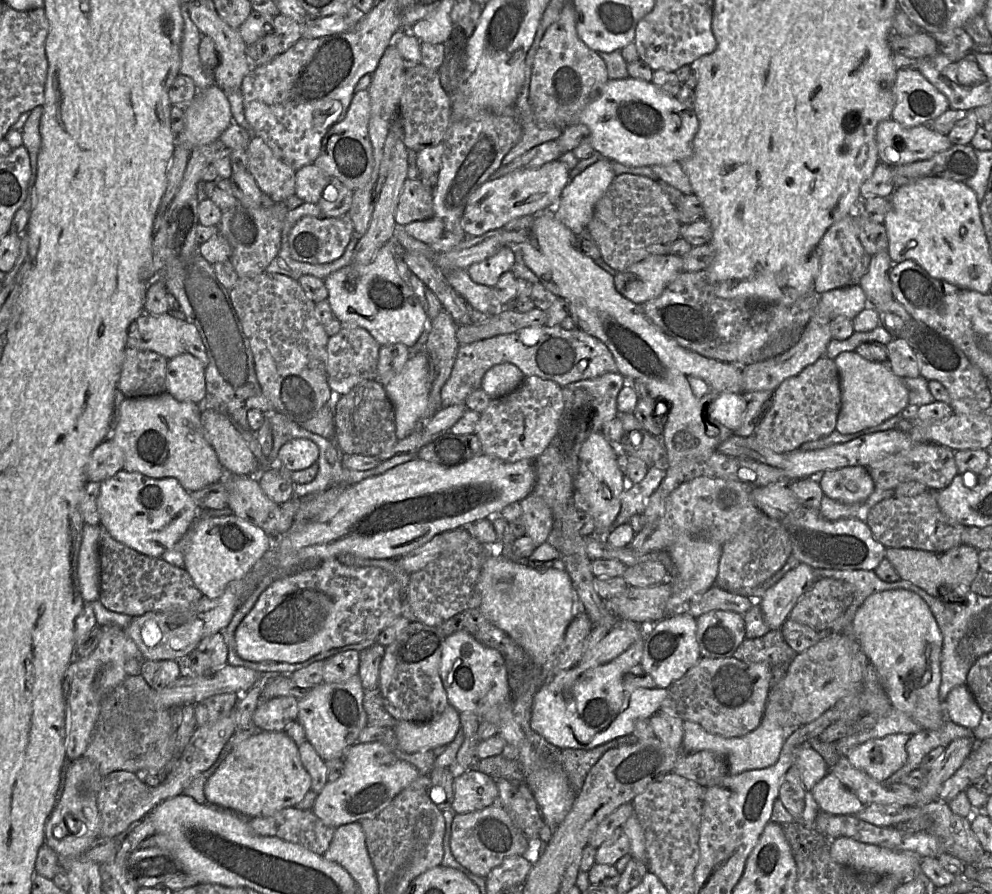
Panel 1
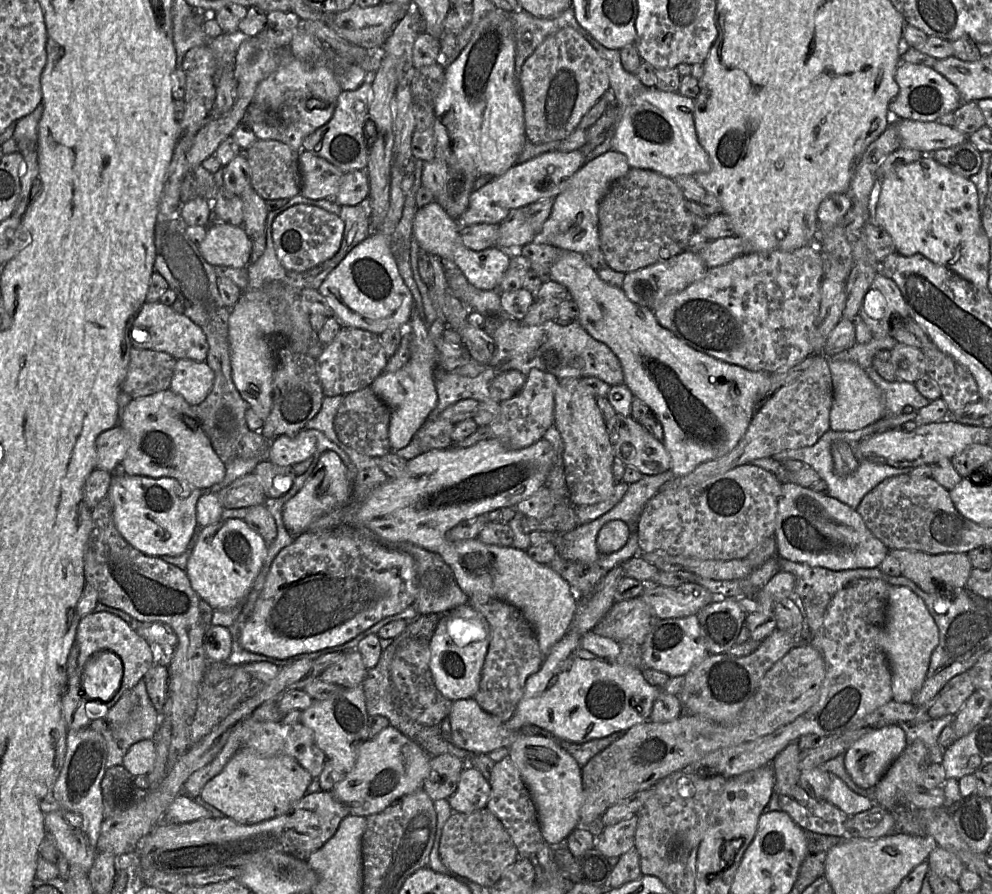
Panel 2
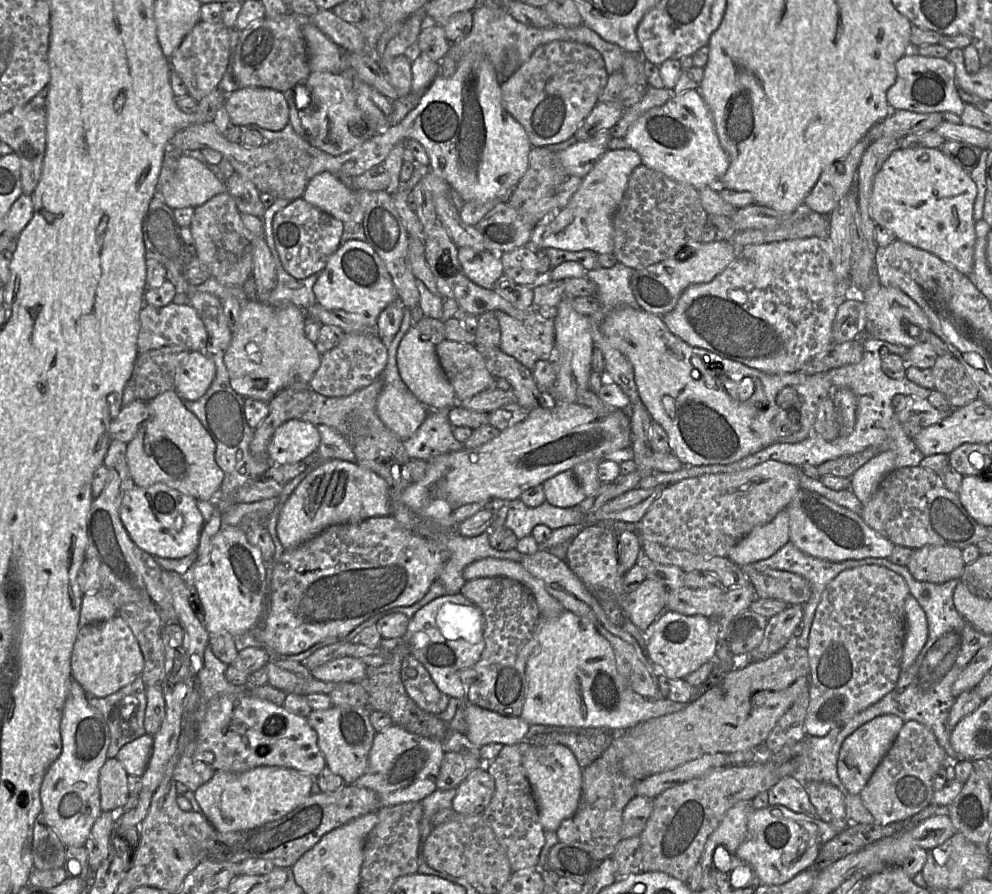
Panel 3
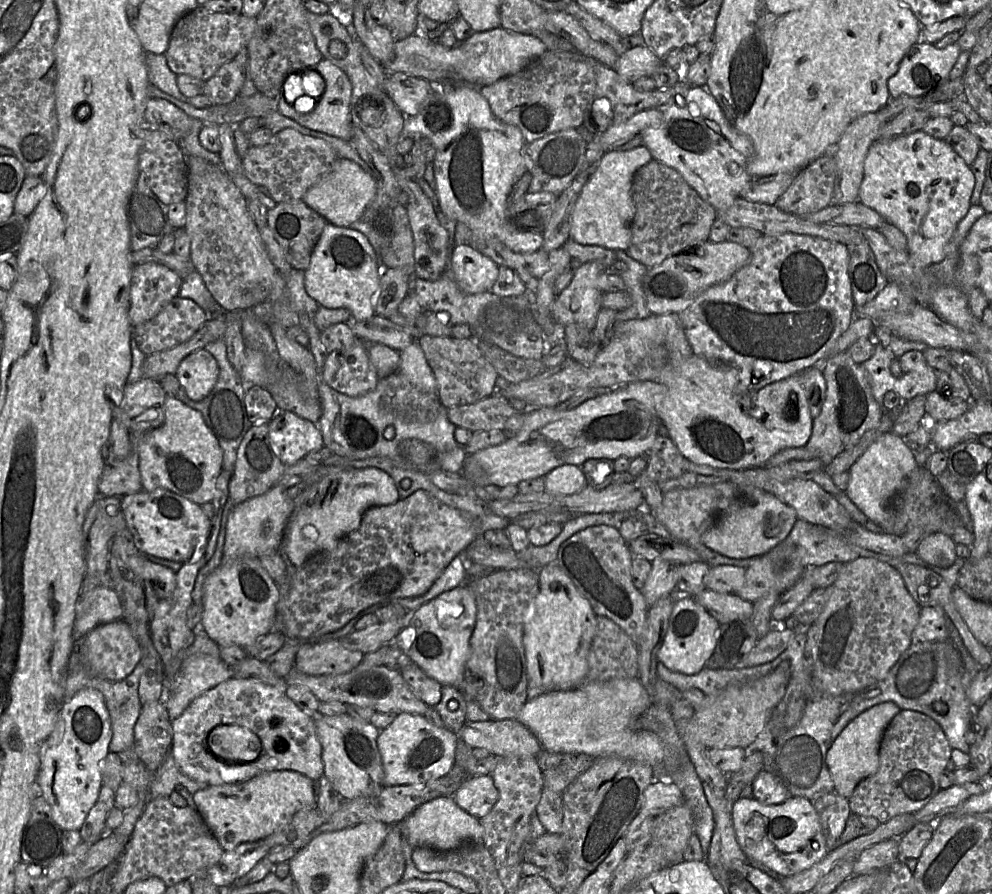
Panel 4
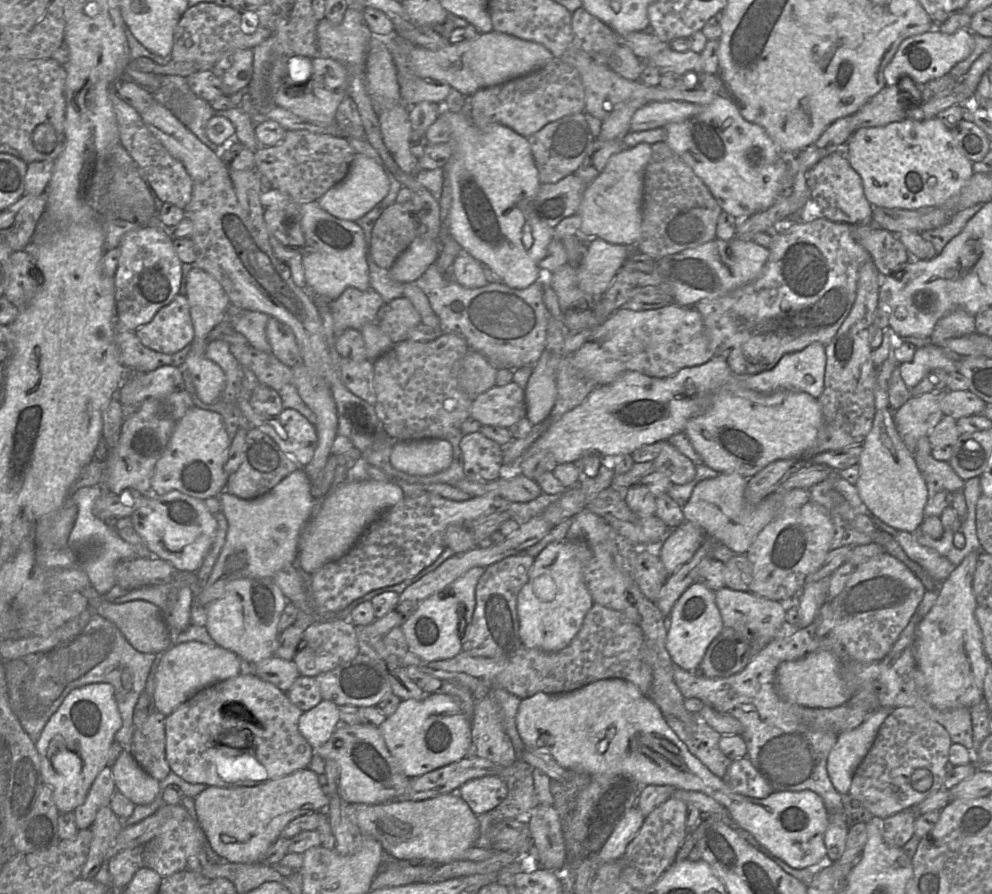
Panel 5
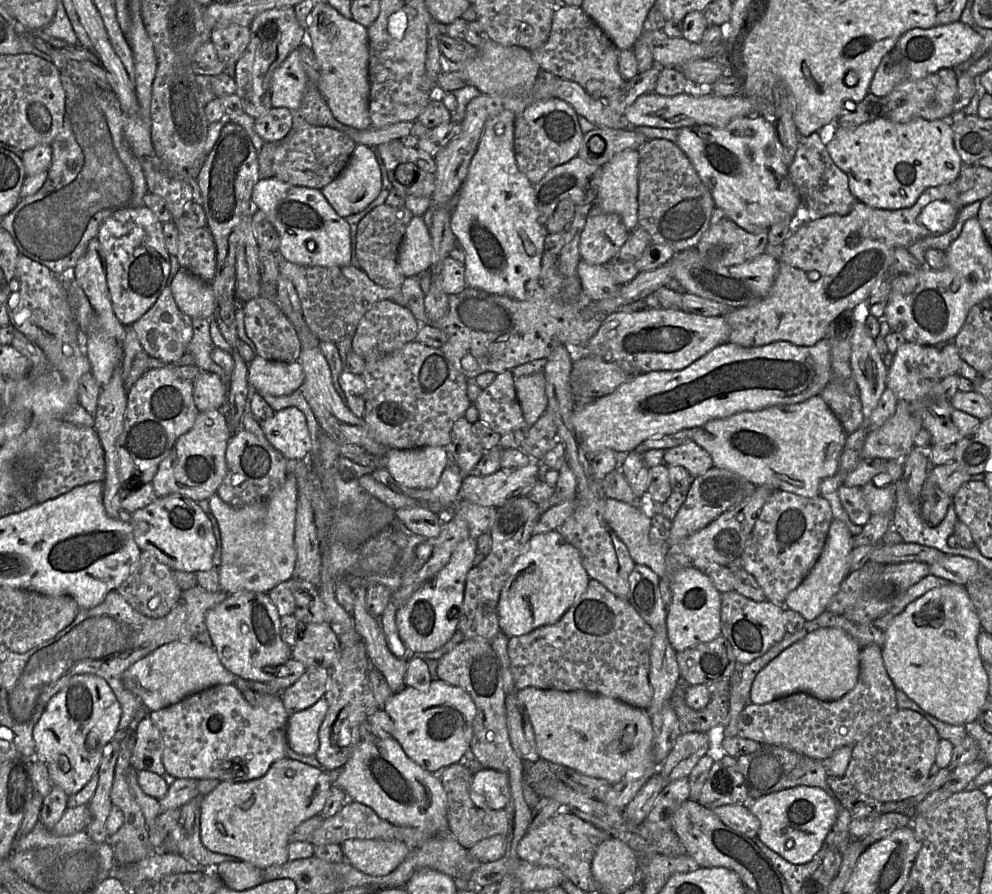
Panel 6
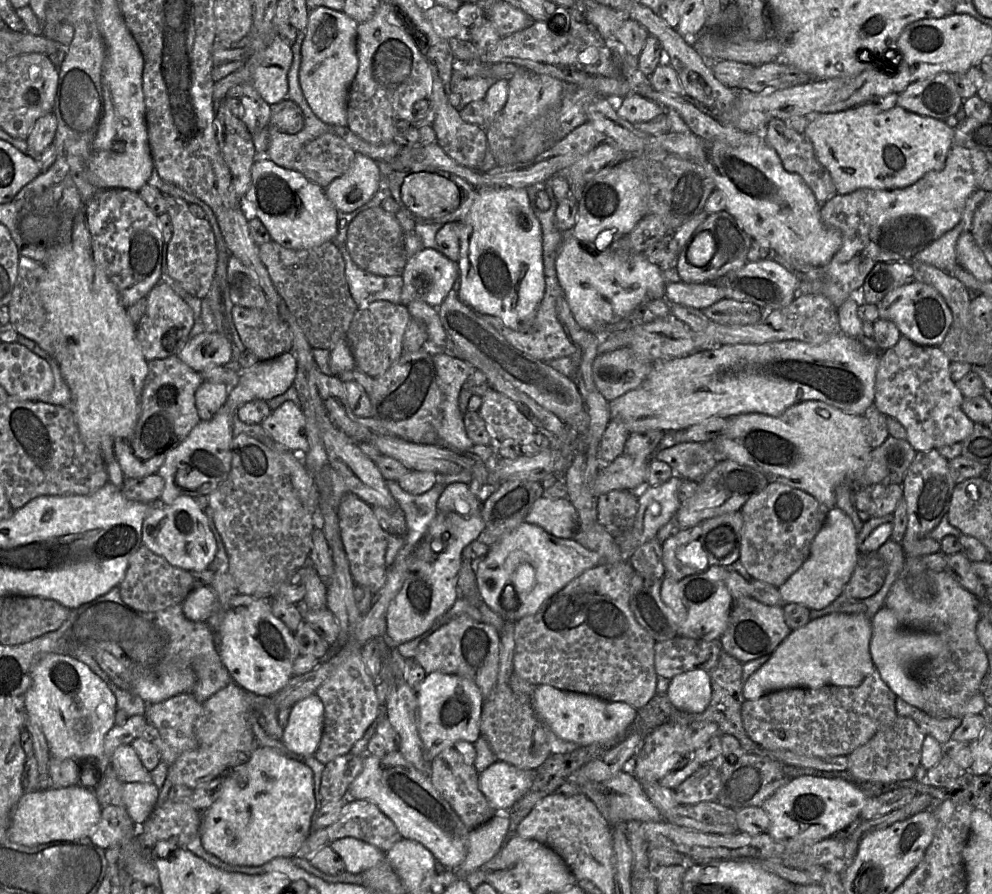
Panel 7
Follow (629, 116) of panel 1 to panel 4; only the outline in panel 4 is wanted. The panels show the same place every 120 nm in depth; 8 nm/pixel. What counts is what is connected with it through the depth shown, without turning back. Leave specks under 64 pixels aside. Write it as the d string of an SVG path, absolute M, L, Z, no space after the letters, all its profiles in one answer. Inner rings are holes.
M690 87L685 97L678 96L675 104L669 103L660 109L663 114L662 122L658 126L646 128L640 134L652 159L675 169L717 212L731 207L742 191L755 180L746 169L754 152L750 138L729 123L718 102L705 87Z

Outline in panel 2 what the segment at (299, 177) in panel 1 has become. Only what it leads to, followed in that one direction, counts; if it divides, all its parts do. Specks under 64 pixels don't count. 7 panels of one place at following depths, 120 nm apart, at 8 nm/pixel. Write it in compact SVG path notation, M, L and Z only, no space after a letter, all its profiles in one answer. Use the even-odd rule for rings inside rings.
M309 151L299 152L300 195L311 200L333 200L337 197L344 173L327 160Z

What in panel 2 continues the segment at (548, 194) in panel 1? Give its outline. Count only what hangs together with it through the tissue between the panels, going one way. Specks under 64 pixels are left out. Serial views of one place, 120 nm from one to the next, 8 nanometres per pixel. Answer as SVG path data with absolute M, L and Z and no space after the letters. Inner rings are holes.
M580 149L563 152L551 151L515 164L501 176L495 177L479 189L474 189L469 205L460 219L461 226L475 224L499 225L511 210L525 207L545 198L555 198L567 188L567 181L587 162Z

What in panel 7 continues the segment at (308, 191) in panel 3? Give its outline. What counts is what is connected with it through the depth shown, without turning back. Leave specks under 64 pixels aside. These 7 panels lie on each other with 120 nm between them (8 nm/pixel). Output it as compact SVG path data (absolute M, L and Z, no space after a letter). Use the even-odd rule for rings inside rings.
M356 153L348 171L325 187L325 194L337 211L353 212L373 197L379 180L378 163Z

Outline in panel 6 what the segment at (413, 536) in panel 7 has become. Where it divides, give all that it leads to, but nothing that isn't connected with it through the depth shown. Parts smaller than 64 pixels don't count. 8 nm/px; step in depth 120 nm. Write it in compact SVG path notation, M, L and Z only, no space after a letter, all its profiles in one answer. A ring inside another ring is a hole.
M450 459L450 463L442 473L439 482L433 488L409 488L398 483L390 474L386 467L375 469L374 477L381 483L387 485L394 492L401 493L418 501L434 512L438 512L447 517L447 511L459 499L459 492L462 487L464 476L455 460Z

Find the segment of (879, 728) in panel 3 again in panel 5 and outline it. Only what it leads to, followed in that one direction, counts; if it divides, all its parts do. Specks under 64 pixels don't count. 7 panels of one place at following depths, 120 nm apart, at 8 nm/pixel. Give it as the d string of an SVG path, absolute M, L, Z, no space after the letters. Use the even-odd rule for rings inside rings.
M880 707L858 727L838 734L827 759L827 772L838 793L849 793L853 775L870 750L880 726L895 707Z

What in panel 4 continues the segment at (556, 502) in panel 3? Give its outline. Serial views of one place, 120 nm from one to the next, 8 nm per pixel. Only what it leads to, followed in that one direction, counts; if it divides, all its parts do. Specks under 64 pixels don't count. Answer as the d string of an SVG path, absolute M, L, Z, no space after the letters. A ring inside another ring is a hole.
M562 465L544 477L545 491L554 496L573 495L587 486L583 470L576 465Z

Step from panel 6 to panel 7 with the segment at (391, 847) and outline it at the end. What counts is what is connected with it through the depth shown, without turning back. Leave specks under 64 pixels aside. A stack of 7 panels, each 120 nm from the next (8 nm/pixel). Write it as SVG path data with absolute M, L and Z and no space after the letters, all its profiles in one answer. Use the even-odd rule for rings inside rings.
M353 837L331 841L329 846L340 856L350 873L362 873L386 858L386 852Z

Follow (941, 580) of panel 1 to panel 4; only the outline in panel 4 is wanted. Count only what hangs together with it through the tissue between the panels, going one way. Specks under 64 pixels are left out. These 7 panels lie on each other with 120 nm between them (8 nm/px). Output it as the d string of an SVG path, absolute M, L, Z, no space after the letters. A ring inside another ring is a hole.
M941 532L928 533L916 553L931 568L948 568L957 558L956 543L951 536Z

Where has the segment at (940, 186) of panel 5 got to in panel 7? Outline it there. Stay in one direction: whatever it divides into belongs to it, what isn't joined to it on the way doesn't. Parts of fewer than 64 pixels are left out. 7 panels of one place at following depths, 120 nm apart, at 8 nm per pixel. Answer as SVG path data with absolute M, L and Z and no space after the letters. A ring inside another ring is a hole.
M863 103L855 107L834 112L834 113L815 113L805 115L808 117L808 124L804 131L804 134L809 138L813 145L815 156L820 164L829 172L832 181L835 185L837 193L848 194L859 188L871 188L877 190L892 190L908 187L918 181L926 173L930 171L941 170L949 153L949 150L953 144L953 131L954 128L948 126L945 121L936 119L930 116L923 116L914 112L908 111L898 105L895 105L889 110L879 110L871 103Z

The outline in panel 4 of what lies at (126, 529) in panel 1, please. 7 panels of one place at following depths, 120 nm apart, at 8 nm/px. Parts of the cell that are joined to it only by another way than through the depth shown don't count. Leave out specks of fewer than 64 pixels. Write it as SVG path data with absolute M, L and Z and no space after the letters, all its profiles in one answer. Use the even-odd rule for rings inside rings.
M162 488L124 496L122 509L126 528L137 549L144 555L156 558L185 564L192 557L199 557L211 530L211 519L204 514L200 505Z

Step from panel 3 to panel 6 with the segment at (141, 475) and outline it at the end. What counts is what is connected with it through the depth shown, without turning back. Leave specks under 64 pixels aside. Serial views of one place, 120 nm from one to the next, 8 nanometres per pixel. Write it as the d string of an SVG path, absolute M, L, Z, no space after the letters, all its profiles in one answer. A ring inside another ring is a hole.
M220 410L199 412L192 428L178 438L158 467L152 480L158 498L179 493L199 502L217 494L227 474L226 450L232 436L230 426Z

